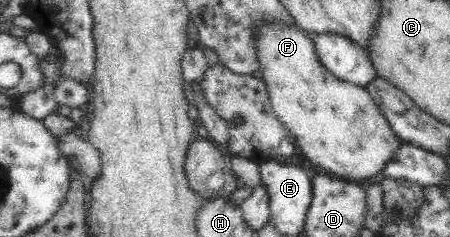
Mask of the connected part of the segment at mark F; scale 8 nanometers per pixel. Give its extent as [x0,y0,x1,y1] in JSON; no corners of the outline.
[253,21,400,183]

